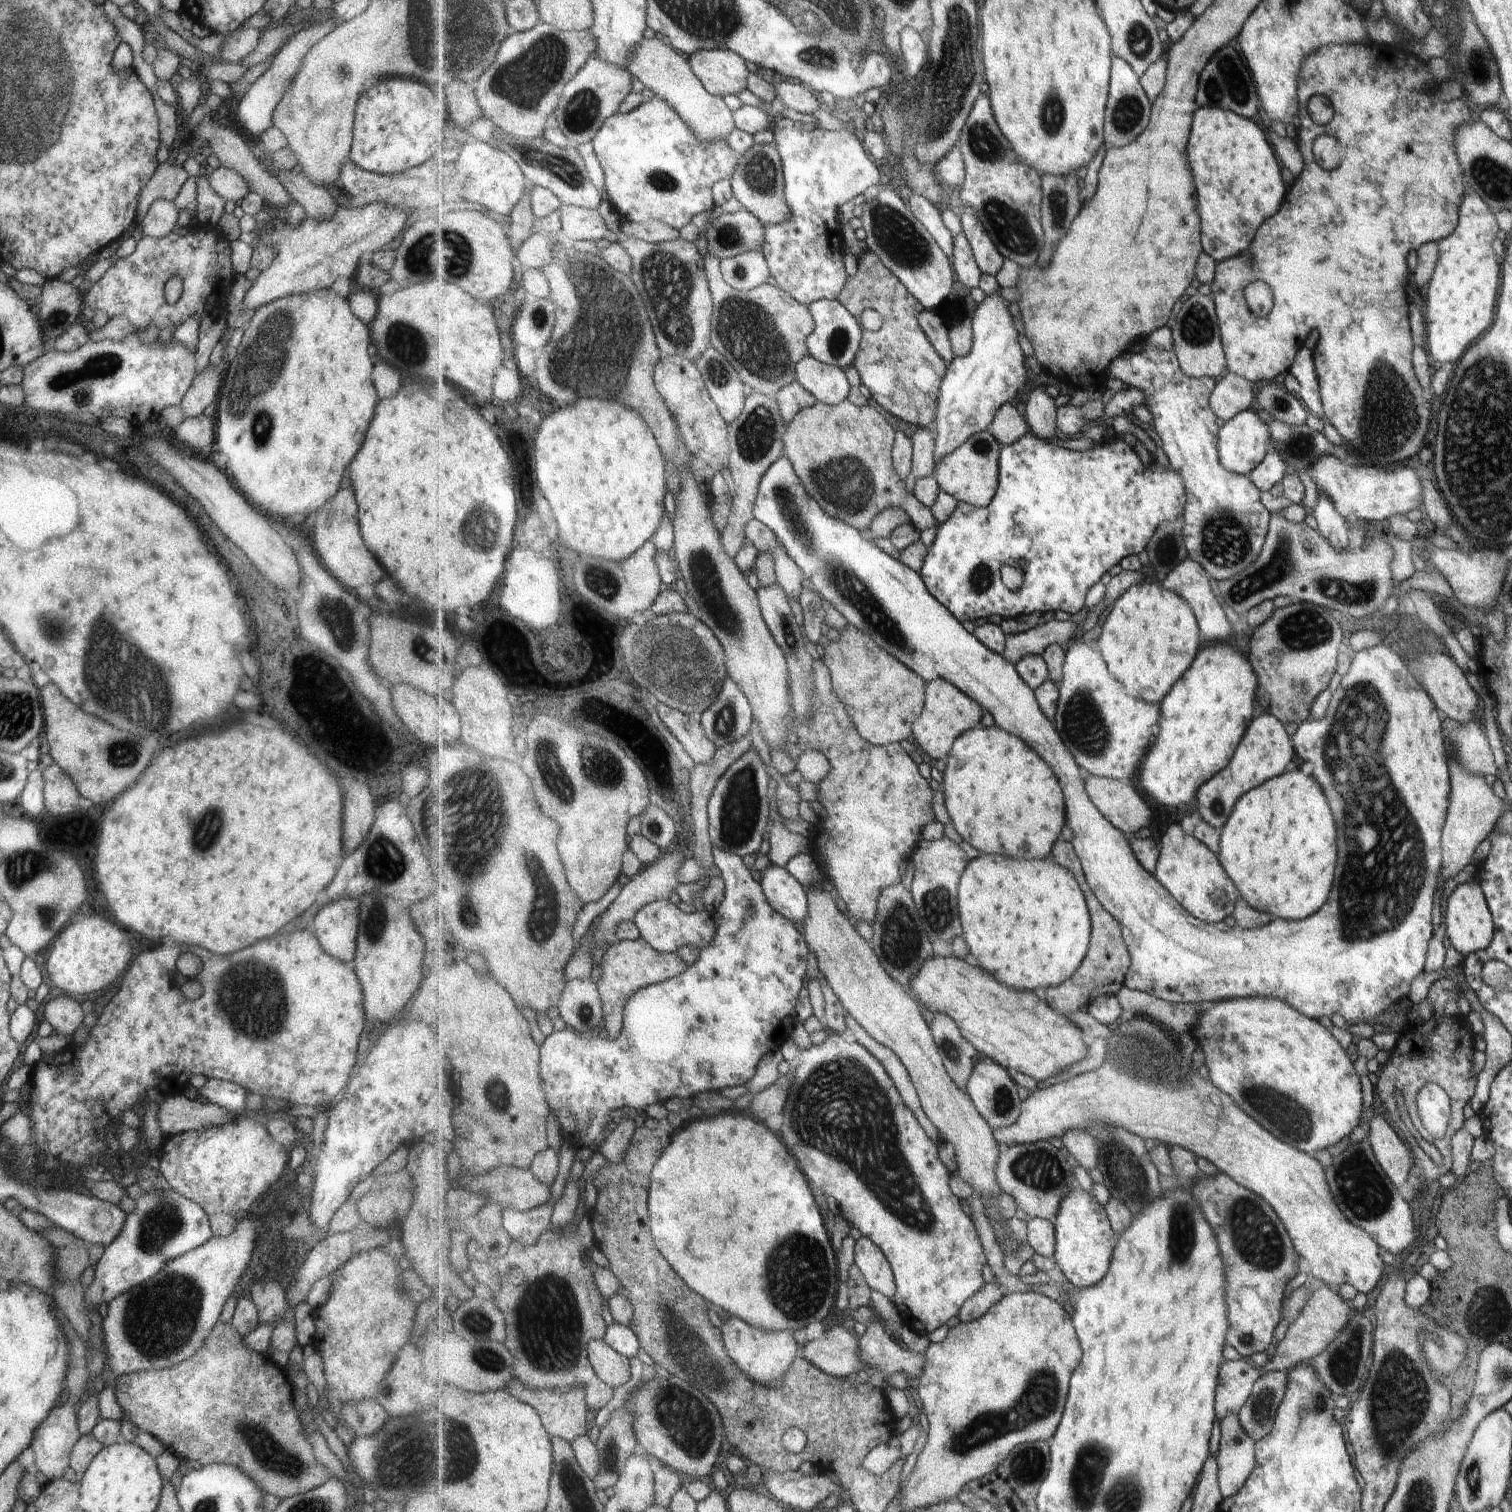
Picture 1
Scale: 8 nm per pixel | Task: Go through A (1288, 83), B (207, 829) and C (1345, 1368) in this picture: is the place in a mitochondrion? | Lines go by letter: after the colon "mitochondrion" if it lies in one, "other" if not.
A: other
B: mitochondrion
C: mitochondrion

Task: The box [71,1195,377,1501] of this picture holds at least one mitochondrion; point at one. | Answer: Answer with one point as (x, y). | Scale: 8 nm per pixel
(158, 1321)

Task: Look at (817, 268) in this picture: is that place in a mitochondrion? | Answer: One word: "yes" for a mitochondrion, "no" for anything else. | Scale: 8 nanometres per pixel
no

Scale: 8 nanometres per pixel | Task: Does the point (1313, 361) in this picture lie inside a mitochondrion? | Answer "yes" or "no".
no

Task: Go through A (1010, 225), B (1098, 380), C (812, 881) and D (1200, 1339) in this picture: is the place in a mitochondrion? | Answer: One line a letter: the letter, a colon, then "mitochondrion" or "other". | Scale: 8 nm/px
A: mitochondrion
B: other
C: other
D: other

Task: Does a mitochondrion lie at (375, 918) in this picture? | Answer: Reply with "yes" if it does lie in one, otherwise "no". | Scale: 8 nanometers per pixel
yes

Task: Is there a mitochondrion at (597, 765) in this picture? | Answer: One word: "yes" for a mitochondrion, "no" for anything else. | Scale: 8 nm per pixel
yes

